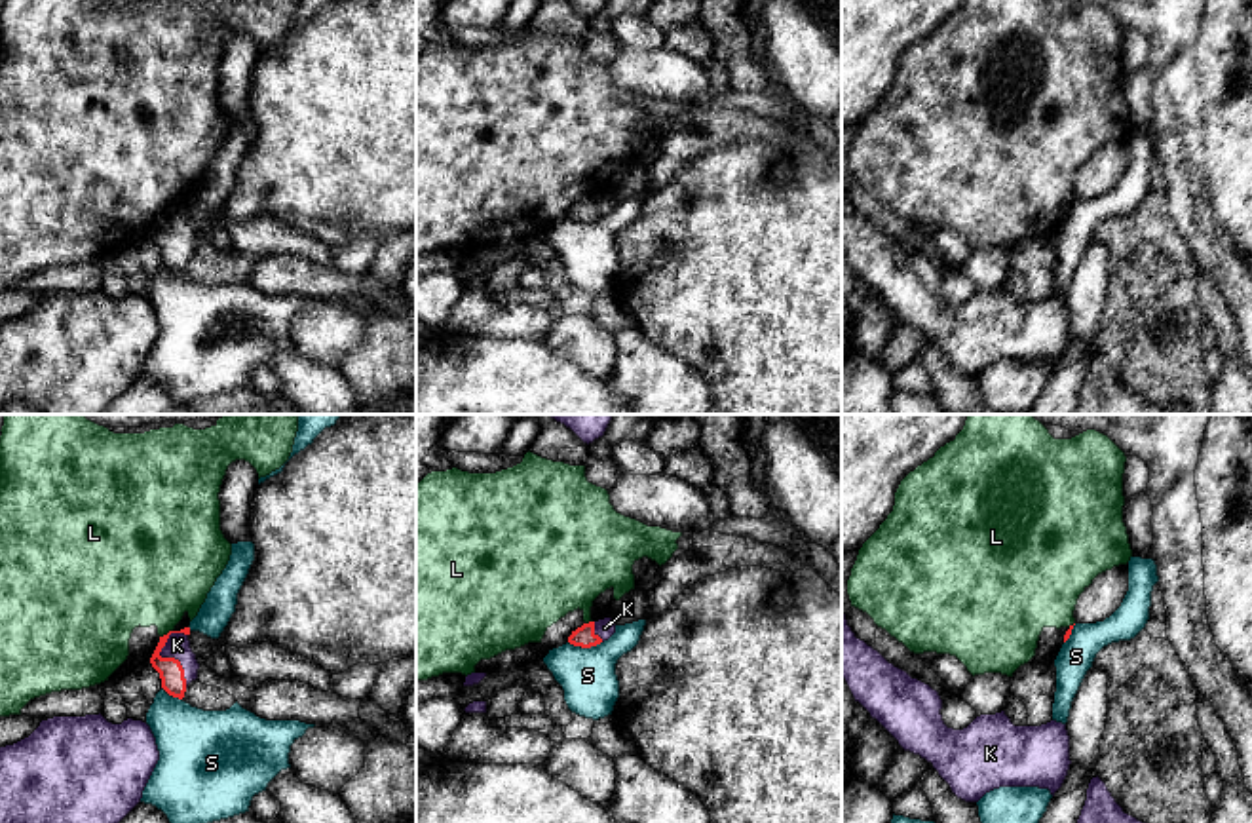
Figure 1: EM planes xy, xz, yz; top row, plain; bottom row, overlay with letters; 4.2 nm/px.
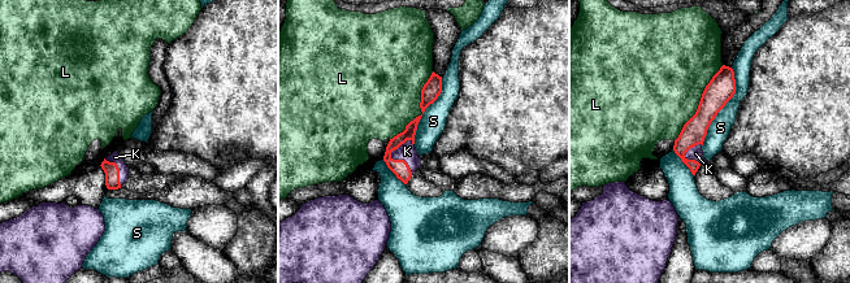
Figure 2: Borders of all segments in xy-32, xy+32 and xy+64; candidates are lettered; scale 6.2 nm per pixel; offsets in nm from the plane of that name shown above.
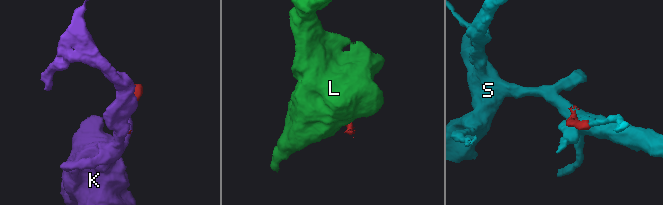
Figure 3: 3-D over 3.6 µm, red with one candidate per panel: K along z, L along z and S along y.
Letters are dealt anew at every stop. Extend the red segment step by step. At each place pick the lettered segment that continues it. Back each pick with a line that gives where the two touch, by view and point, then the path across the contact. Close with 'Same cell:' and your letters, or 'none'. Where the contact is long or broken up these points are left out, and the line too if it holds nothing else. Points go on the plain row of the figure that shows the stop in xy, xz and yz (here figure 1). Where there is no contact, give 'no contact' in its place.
K: meets red in xy at (171, 232)
Same cell: K

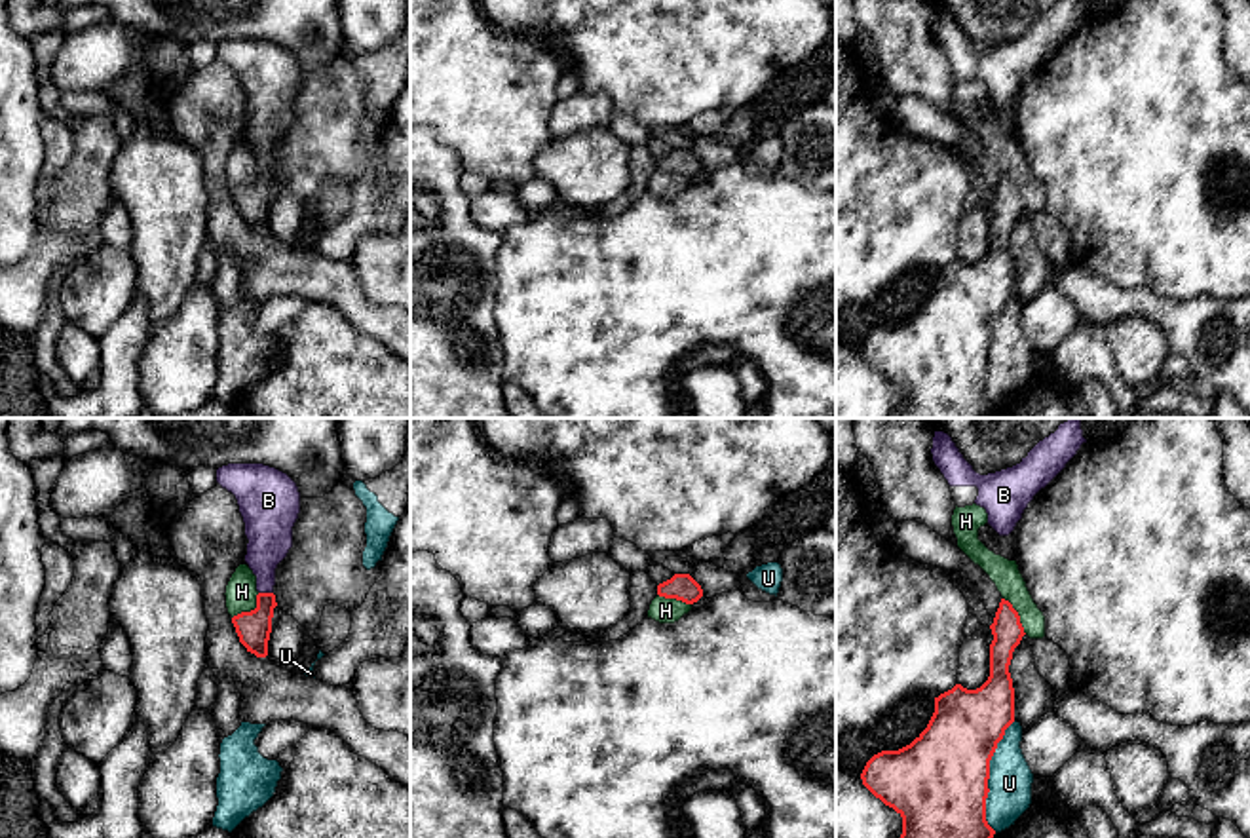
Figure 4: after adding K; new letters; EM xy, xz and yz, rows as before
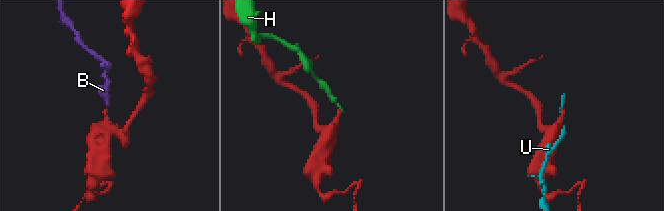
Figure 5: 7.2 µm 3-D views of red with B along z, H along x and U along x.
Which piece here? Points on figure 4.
B: meets red in xy at (266, 168)
Same cell: B

